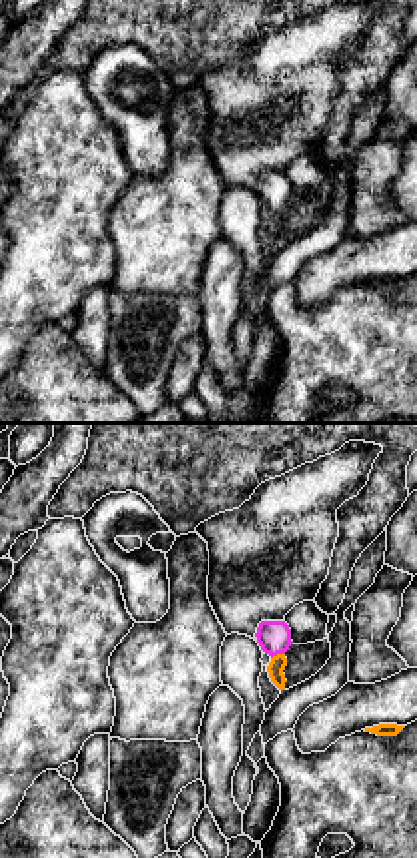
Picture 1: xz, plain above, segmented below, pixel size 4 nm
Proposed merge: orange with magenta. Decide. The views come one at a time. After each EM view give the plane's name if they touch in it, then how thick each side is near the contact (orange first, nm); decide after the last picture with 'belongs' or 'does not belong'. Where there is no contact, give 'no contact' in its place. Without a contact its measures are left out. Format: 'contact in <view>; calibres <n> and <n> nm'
contact in xz; calibres 70 and 140 nm

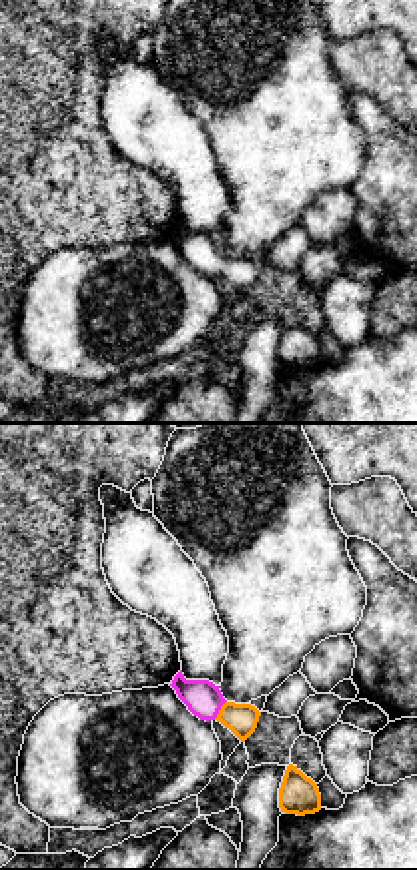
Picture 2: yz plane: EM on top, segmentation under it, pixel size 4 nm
contact in yz; calibres 130 and 150 nm

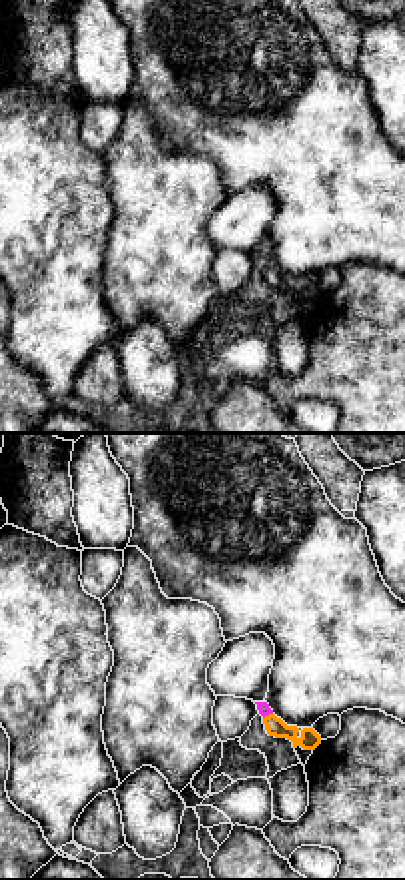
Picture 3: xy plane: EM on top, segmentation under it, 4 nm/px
contact in xy; calibres 80 and 50 nm

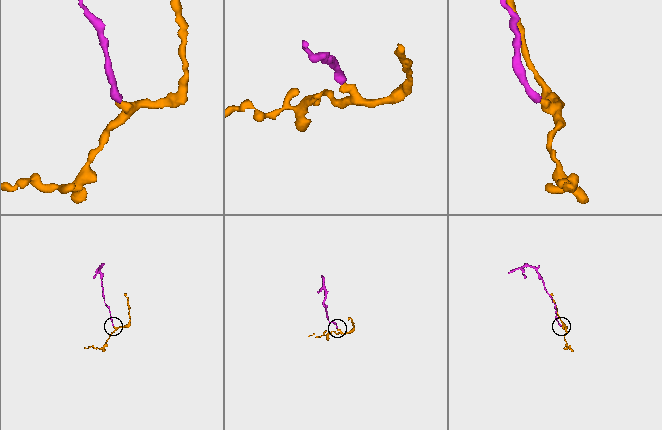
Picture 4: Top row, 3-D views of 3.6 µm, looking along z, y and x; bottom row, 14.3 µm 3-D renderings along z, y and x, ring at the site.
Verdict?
belongs

